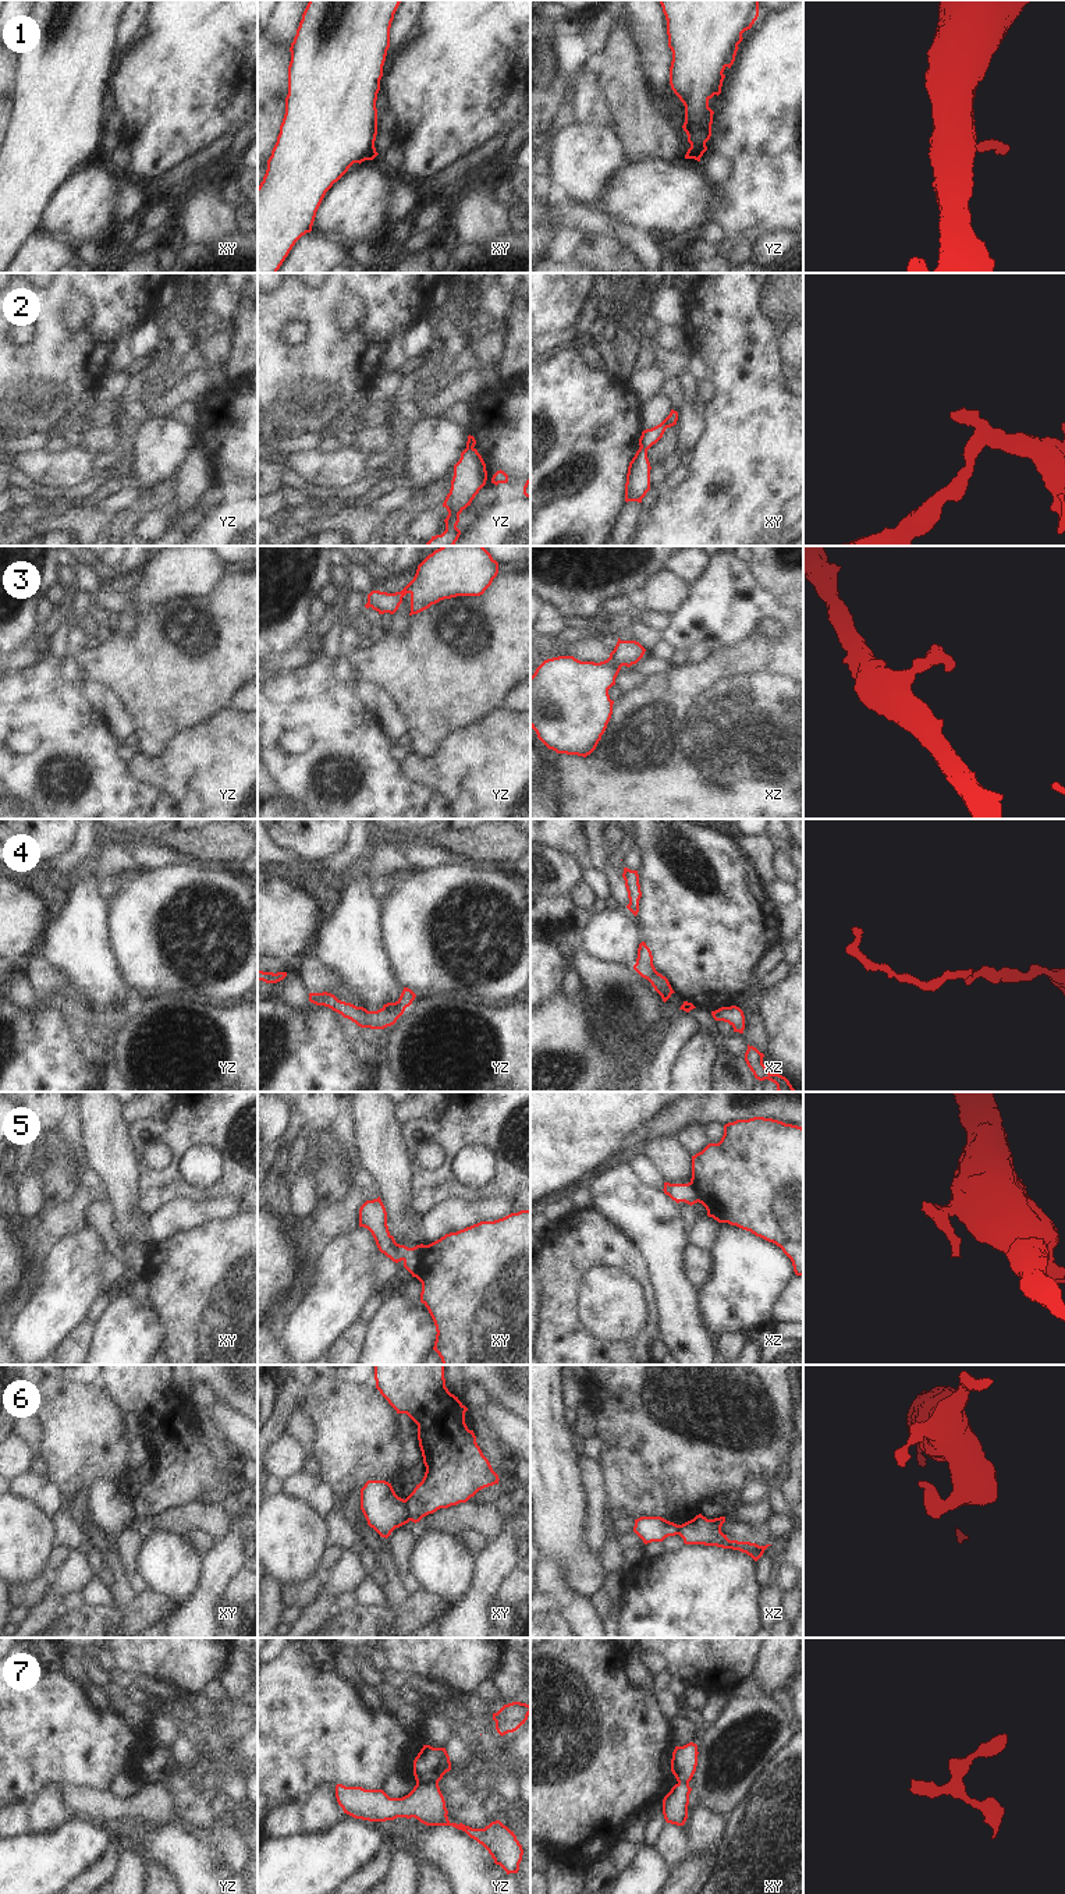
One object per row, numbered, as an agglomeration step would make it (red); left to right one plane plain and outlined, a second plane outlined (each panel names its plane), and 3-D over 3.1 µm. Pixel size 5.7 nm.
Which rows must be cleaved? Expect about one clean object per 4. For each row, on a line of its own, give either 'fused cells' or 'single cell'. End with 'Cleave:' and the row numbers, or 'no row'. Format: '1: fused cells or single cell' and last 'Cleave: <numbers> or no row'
1: fused cells
2: fused cells
3: single cell
4: single cell
5: fused cells
6: fused cells
7: fused cells
Cleave: 1, 2, 5, 6, 7

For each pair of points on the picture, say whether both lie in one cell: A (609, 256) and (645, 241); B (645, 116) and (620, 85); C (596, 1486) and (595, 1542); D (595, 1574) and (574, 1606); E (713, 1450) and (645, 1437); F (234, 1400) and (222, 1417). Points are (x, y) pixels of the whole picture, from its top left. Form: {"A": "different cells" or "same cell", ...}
{"A": "different cells", "B": "same cell", "C": "same cell", "D": "different cells", "E": "same cell", "F": "different cells"}

